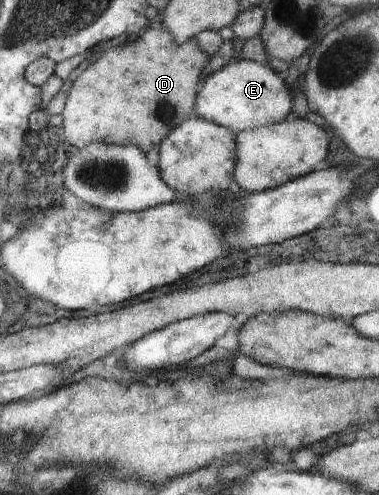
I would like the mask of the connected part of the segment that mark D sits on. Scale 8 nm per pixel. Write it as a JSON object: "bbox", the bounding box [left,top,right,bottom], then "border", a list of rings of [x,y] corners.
{"bbox":[61,27,208,153],"border":[[[146,27],[146,29],[139,35],[136,42],[131,42],[127,40],[124,45],[118,45],[111,47],[103,53],[103,56],[99,61],[95,61],[92,65],[89,65],[79,77],[76,78],[76,81],[73,83],[68,83],[66,86],[67,99],[65,107],[61,114],[63,114],[63,131],[64,138],[69,141],[71,145],[75,145],[79,149],[84,148],[90,143],[106,143],[109,145],[116,146],[135,146],[139,148],[142,152],[149,153],[149,151],[159,151],[160,143],[162,139],[171,131],[171,129],[179,127],[185,120],[187,120],[189,115],[193,113],[193,110],[196,109],[196,97],[203,83],[202,69],[205,67],[205,64],[208,62],[208,57],[202,49],[199,49],[196,39],[190,39],[188,42],[178,44],[173,37],[173,34],[167,28],[161,29],[152,29]]]}

